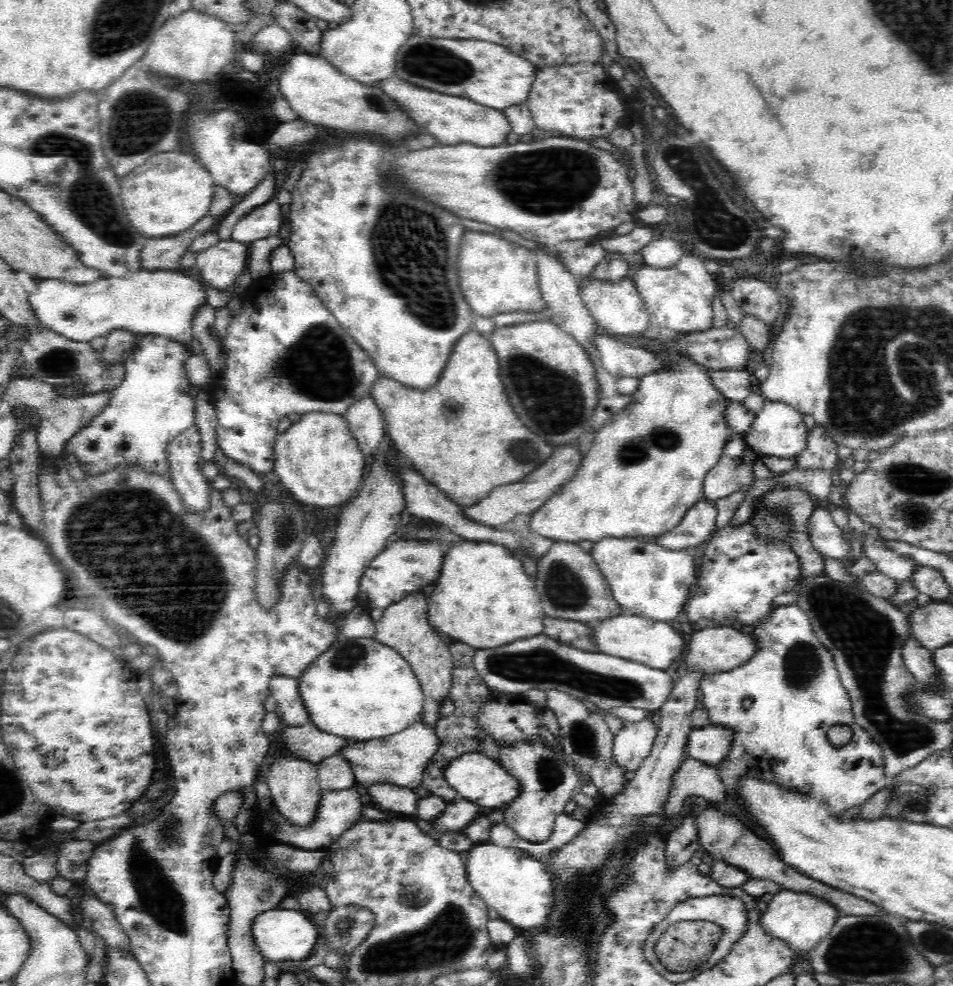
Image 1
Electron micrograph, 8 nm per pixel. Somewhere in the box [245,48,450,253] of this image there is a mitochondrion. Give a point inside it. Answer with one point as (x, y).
(376, 104)

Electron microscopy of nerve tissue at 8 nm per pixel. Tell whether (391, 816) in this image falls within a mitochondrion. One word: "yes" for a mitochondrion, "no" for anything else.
no

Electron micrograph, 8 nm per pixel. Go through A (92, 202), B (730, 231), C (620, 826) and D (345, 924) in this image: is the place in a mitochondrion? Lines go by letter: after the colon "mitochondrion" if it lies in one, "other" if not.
A: mitochondrion
B: mitochondrion
C: mitochondrion
D: mitochondrion

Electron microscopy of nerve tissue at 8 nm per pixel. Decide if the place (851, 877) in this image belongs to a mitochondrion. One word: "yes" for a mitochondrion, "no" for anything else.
no

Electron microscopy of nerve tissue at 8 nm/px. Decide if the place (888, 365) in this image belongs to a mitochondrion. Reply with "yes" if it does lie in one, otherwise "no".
yes

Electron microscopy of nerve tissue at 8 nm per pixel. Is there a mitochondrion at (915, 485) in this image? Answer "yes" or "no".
yes

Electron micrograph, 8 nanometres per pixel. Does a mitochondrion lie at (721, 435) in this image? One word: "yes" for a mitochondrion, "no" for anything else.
no

